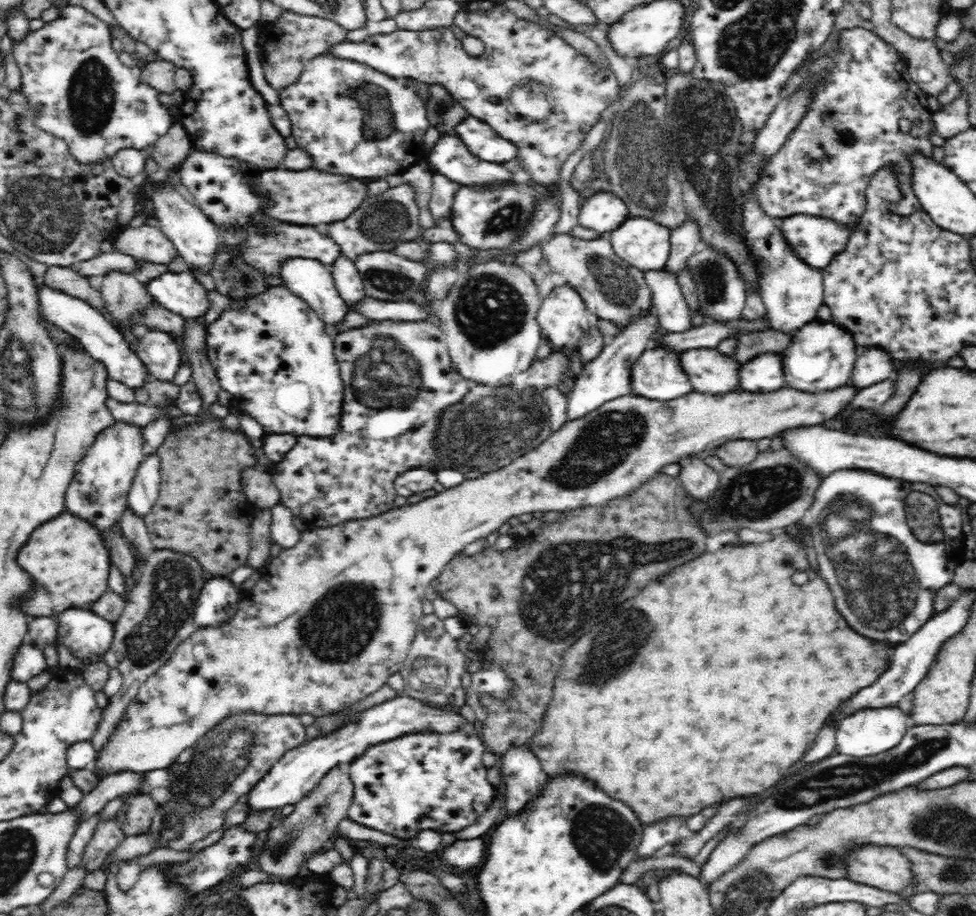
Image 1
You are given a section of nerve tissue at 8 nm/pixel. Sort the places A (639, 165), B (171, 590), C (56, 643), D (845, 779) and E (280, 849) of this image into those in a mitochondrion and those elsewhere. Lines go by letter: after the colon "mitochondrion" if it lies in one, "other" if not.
A: mitochondrion
B: mitochondrion
C: other
D: mitochondrion
E: mitochondrion

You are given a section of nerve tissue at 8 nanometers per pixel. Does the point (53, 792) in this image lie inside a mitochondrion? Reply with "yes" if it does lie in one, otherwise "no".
no

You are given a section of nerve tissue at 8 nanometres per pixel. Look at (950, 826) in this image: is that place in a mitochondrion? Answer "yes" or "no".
yes

